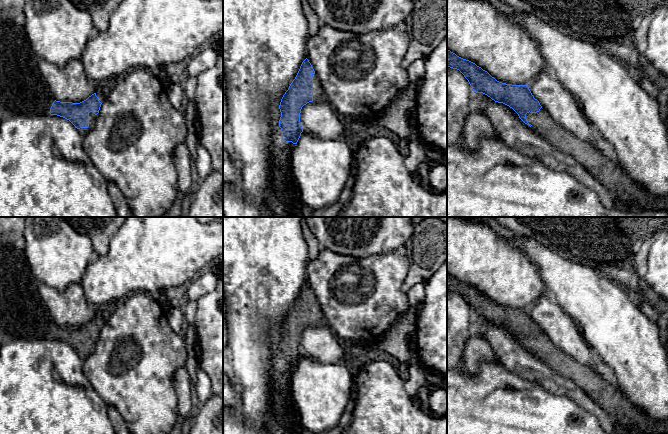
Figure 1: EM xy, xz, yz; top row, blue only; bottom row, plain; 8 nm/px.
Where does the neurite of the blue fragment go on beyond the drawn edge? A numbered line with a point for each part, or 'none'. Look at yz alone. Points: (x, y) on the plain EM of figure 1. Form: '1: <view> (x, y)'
1: yz (613, 401)

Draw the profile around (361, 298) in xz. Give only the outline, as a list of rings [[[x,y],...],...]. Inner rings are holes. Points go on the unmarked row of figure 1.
[[[410,245],[365,258],[341,255],[323,248],[315,260],[308,262],[306,282],[336,338],[375,344],[410,308],[407,293],[401,289],[410,266]]]

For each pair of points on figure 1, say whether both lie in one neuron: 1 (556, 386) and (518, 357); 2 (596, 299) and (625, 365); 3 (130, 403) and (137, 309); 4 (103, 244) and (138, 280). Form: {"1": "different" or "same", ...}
{"1": "same", "2": "same", "3": "same", "4": "different"}

